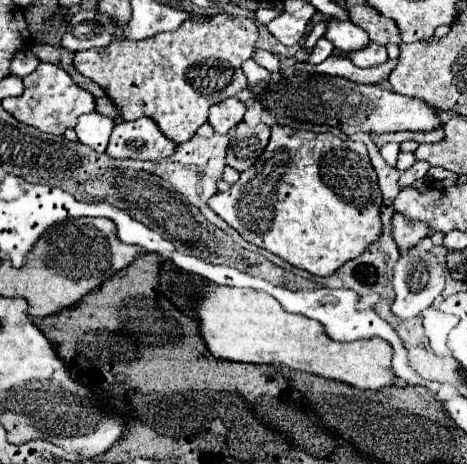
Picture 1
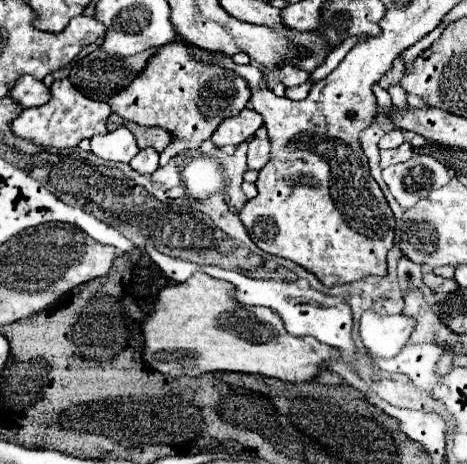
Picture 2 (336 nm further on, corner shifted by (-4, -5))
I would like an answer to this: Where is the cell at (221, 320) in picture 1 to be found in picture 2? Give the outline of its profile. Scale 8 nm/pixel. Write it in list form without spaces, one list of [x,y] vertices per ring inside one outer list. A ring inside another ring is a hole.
[[[194,273],[188,281],[180,285],[168,285],[158,293],[154,313],[142,323],[144,329],[144,361],[148,367],[180,377],[180,375],[202,375],[214,371],[240,371],[240,373],[258,373],[266,377],[276,377],[280,381],[314,381],[320,371],[326,369],[326,357],[340,357],[340,351],[328,347],[312,337],[294,337],[284,331],[282,319],[264,307],[244,305],[234,297],[234,287],[226,281],[214,279],[206,273]]]

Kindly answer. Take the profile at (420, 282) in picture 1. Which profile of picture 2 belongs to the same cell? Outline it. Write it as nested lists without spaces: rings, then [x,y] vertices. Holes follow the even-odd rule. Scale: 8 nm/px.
[[[366,313],[360,319],[360,335],[372,357],[392,357],[408,343],[414,325],[416,321],[404,313],[378,319],[372,319],[372,313]]]

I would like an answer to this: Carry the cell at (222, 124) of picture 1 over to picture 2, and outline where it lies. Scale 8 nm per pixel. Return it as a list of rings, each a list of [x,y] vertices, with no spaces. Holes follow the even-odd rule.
[[[244,109],[236,117],[224,119],[218,125],[218,129],[214,131],[212,141],[218,147],[238,145],[238,143],[246,141],[248,137],[252,137],[260,125],[262,125],[262,117],[256,111],[252,111],[252,109]]]

